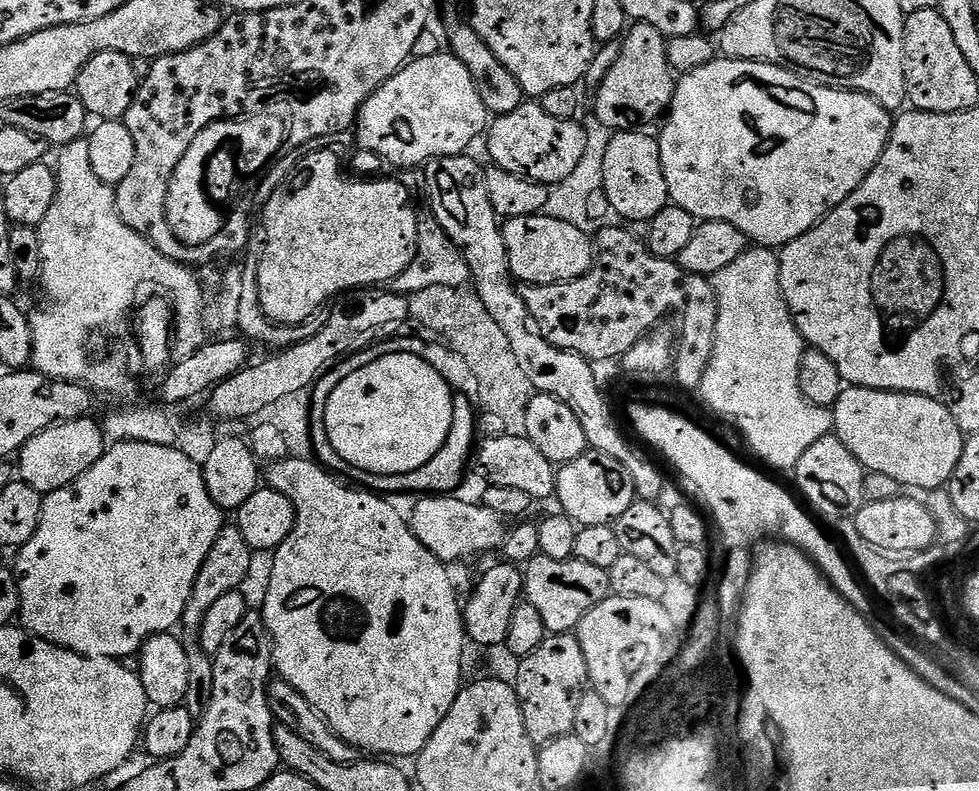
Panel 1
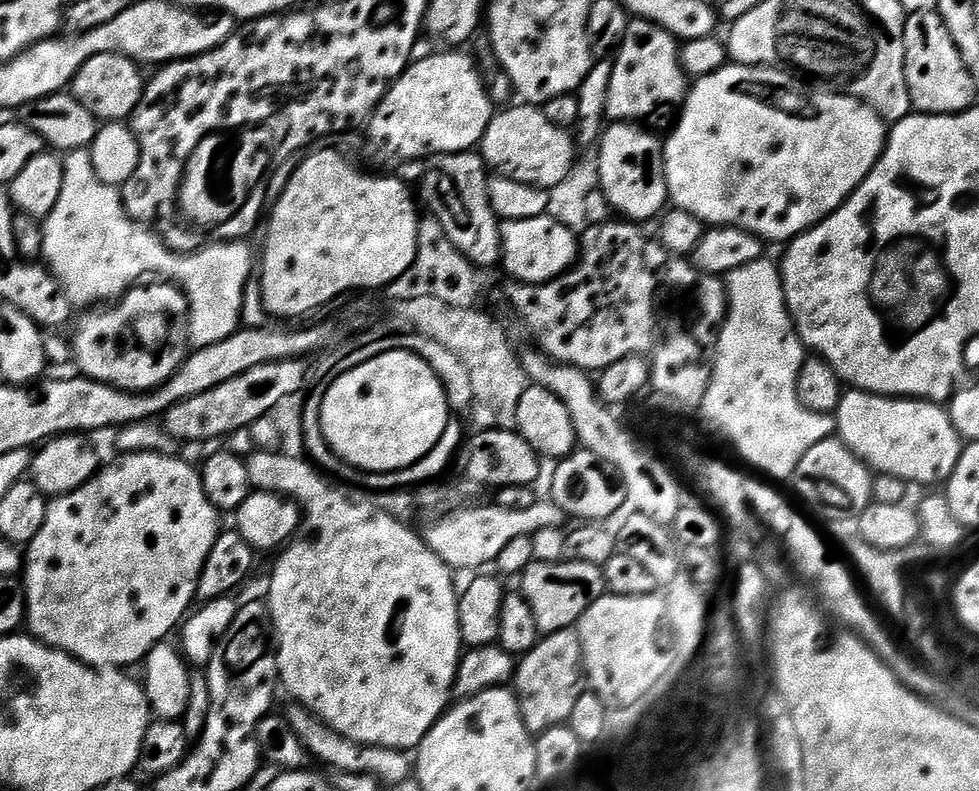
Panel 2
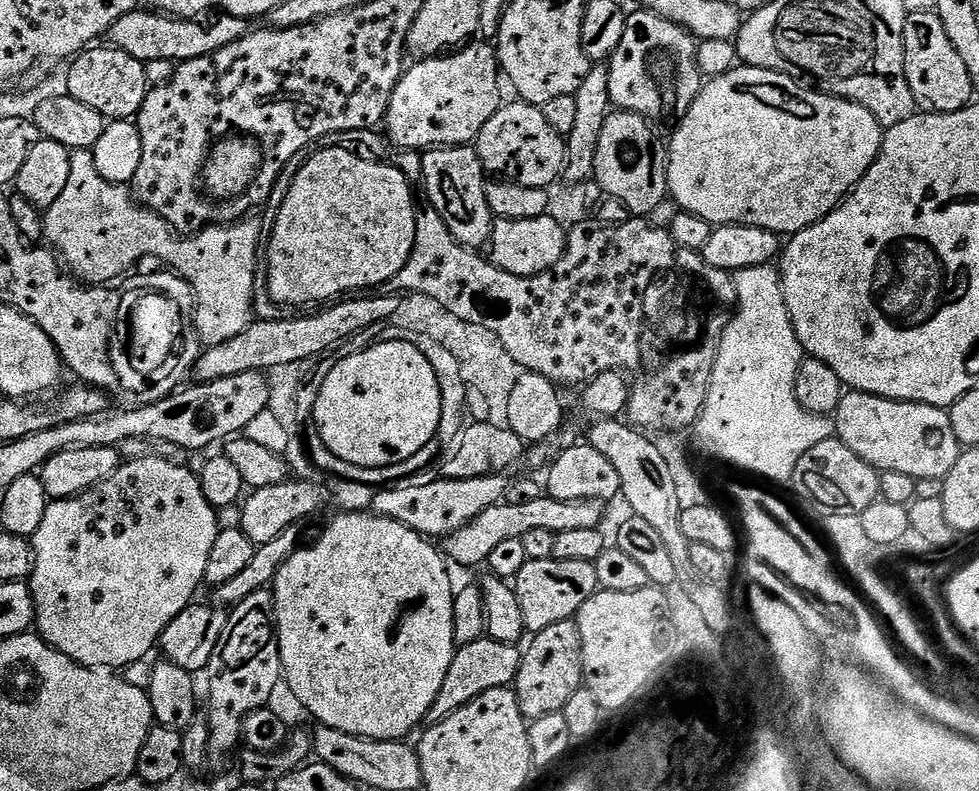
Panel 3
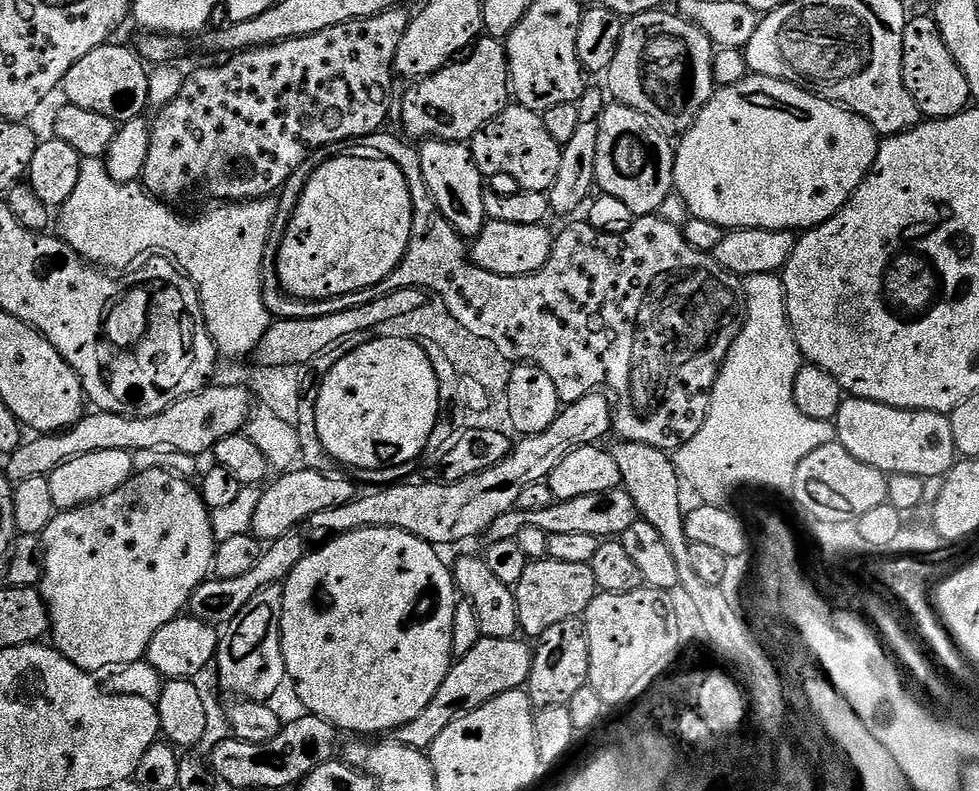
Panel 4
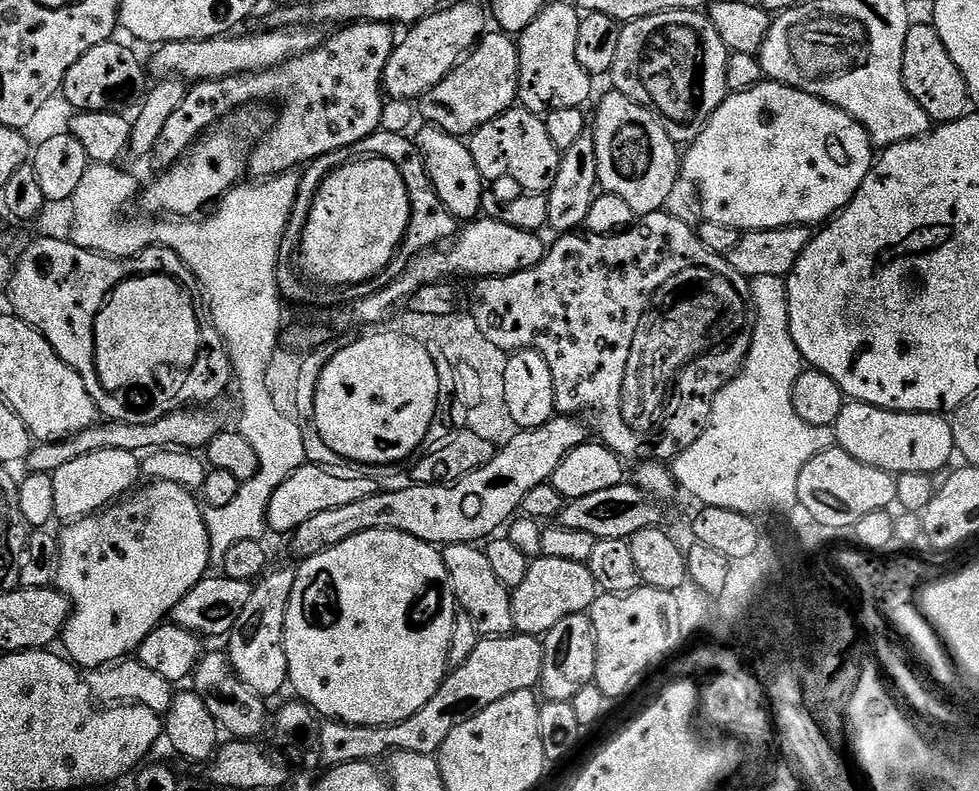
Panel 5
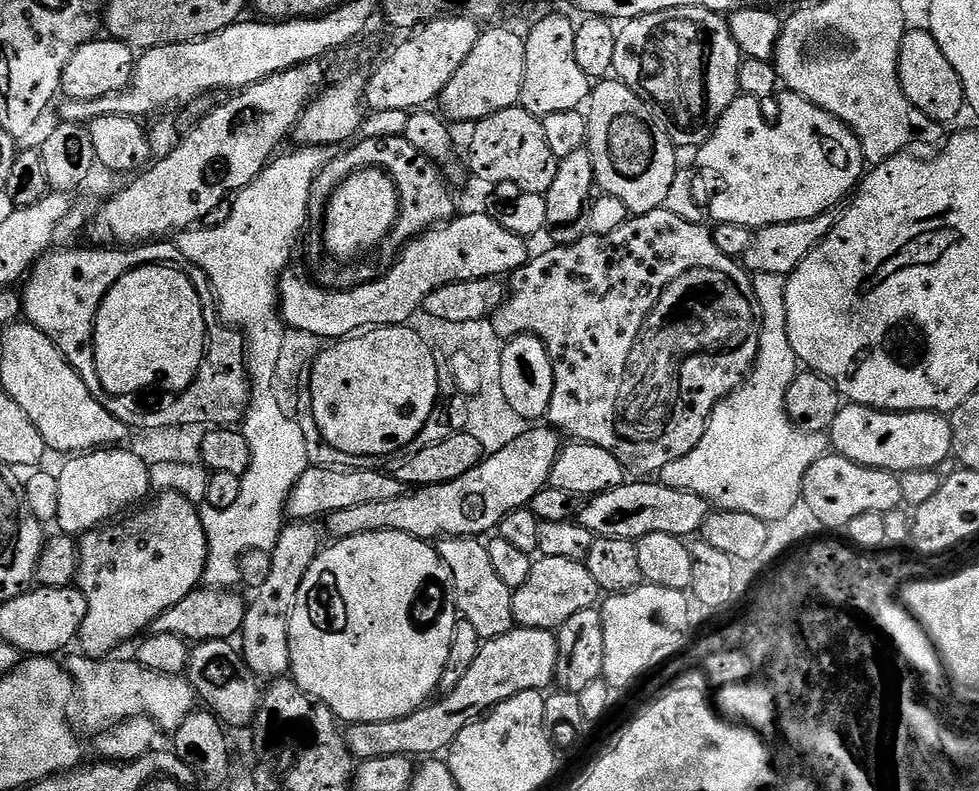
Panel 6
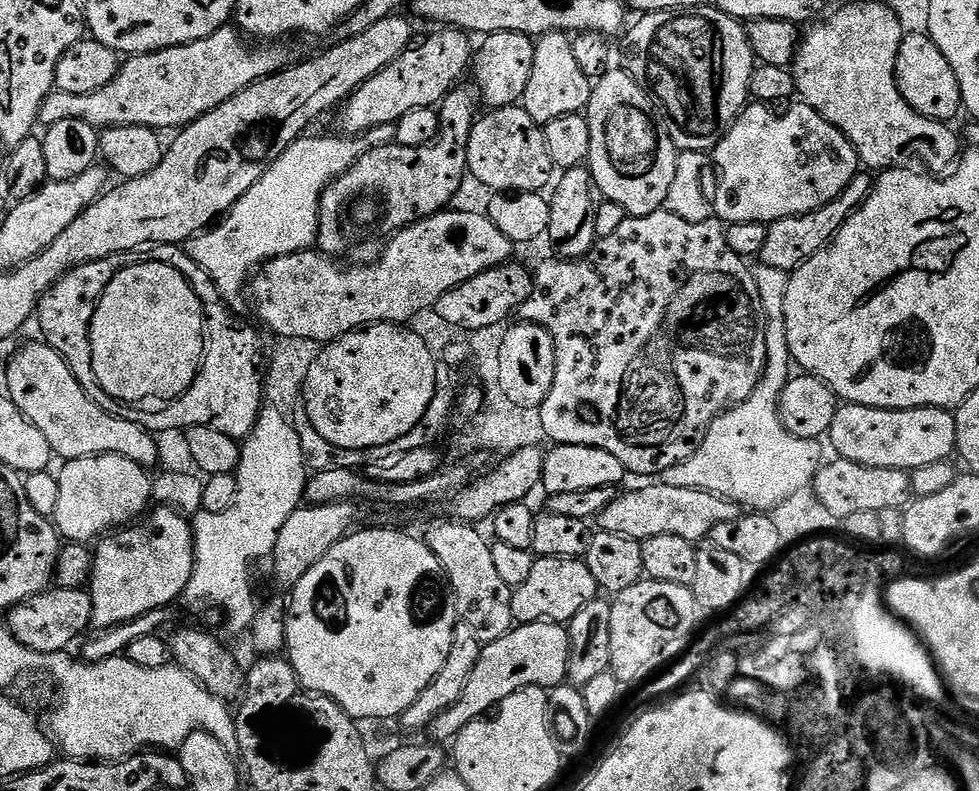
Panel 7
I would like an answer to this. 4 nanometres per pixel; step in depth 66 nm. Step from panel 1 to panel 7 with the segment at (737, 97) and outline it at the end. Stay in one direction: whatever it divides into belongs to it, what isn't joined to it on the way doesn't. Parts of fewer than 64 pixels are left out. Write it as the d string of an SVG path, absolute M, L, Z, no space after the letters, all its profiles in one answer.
M759 102L749 103L732 129L712 149L711 163L713 160L720 171L716 196L714 192L714 212L725 225L758 222L767 226L775 220L816 212L842 195L861 171L862 165L854 146L837 128L830 126L830 122L808 104L796 102L792 106L785 116L775 116L772 110Z

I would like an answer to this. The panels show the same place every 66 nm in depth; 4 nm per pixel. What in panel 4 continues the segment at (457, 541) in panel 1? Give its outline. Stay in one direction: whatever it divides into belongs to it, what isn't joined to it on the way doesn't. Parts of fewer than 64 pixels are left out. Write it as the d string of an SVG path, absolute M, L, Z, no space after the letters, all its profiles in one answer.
M618 487L614 490L606 490L602 494L582 494L582 498L556 500L550 506L546 506L546 510L507 512L489 526L486 536L491 542L514 540L517 534L529 524L538 526L538 530L546 530L549 537L554 534L594 534L601 538L618 538L626 530L626 526L630 526L637 519L634 499L623 487Z

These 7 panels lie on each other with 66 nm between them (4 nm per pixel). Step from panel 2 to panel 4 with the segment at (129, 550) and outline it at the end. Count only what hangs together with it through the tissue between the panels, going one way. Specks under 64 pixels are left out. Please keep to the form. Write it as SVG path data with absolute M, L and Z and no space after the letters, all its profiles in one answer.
M148 468L145 472L137 471L125 484L118 486L118 490L94 502L57 511L56 517L50 522L50 526L46 526L42 534L42 543L44 574L40 578L38 591L44 597L44 604L48 608L51 643L56 651L61 652L70 662L74 662L74 666L78 666L84 672L100 674L103 668L115 670L122 664L133 664L147 657L150 638L154 638L154 634L158 634L158 630L162 630L166 622L181 615L187 609L188 601L192 599L196 587L209 579L218 541L212 532L210 509L204 505L199 487L195 483L191 484L190 481L183 480L180 476L175 476L172 472L167 472L164 468Z

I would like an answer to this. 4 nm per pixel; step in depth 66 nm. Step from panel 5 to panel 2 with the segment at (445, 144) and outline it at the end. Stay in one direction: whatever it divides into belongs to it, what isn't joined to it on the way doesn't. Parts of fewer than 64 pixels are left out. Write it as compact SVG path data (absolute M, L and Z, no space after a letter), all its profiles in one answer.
M479 151L447 152L441 156L431 157L423 165L424 196L428 199L427 211L442 222L442 230L466 254L471 264L485 270L491 264L499 265L500 259L500 224L490 206L488 197L489 169Z

